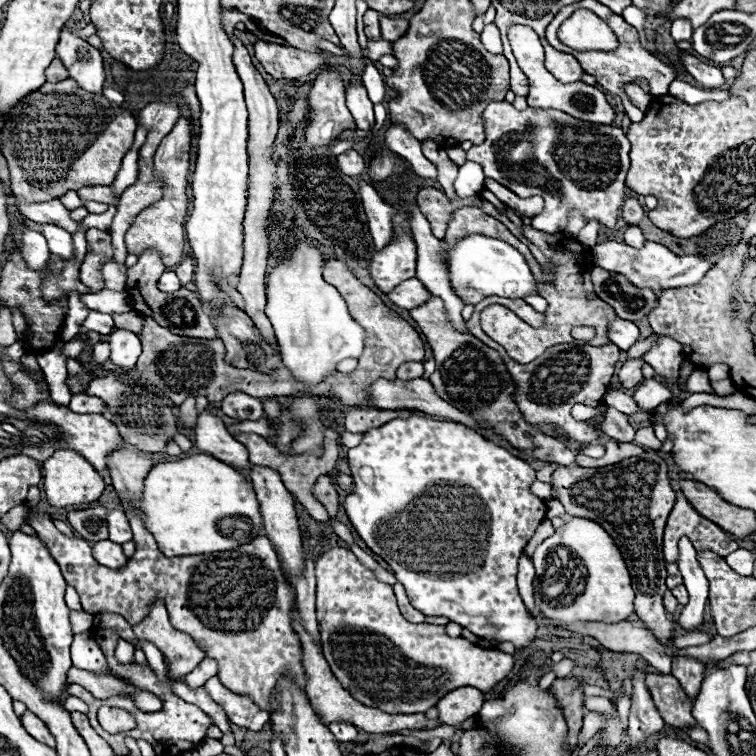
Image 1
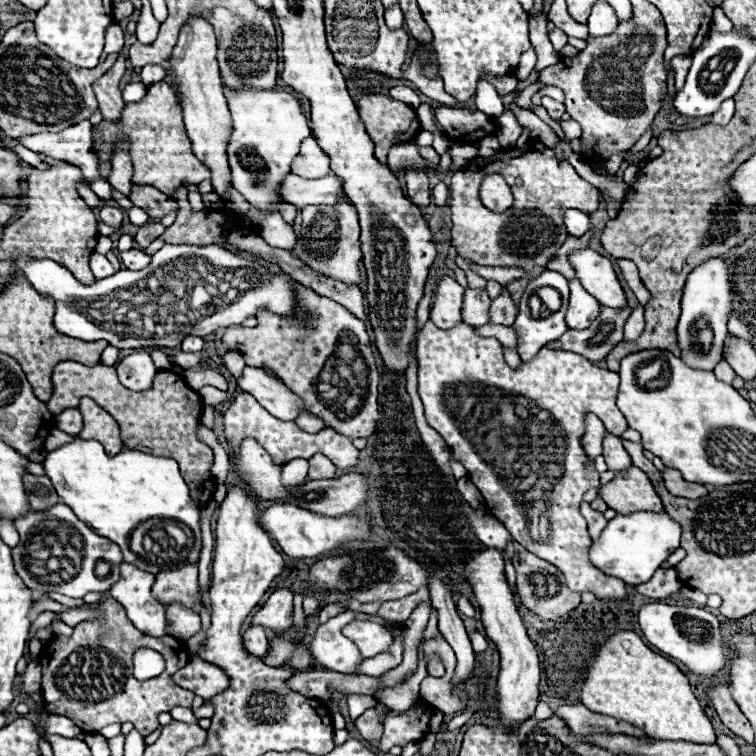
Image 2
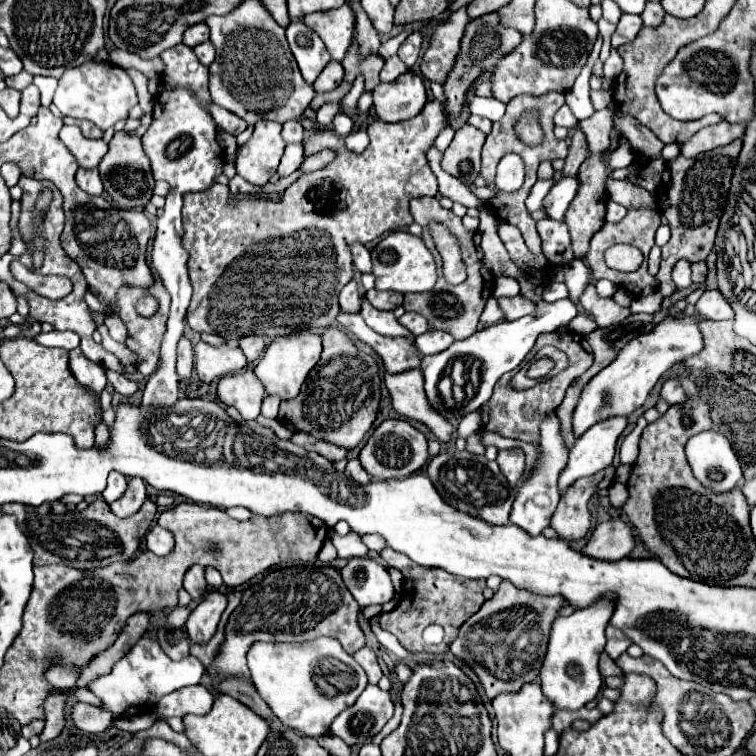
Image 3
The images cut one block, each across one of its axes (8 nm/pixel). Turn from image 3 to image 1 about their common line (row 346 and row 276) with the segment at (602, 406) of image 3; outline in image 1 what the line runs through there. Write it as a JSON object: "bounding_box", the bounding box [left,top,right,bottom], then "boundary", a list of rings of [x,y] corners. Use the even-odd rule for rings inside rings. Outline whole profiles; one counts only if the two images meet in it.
{"bounding_box":[592,240,710,292],"boundary":[[[608,240],[608,242],[596,244],[592,248],[592,256],[594,256],[596,266],[624,274],[628,278],[628,282],[632,282],[634,286],[650,288],[654,292],[666,290],[666,288],[676,288],[676,286],[688,286],[688,284],[692,286],[692,282],[700,282],[700,278],[710,268],[710,262],[700,256],[676,256],[666,246],[650,242],[650,240],[646,240],[644,248],[630,248],[626,244]]]}

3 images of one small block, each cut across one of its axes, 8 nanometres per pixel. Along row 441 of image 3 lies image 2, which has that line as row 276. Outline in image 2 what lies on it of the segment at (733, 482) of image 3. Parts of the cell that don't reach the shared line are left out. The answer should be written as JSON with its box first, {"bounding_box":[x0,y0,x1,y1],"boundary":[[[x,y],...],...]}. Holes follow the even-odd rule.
{"bounding_box":[676,256,732,370],"boundary":[[[724,256],[712,258],[706,264],[692,270],[688,276],[684,296],[682,296],[682,316],[676,326],[678,334],[678,346],[682,350],[682,360],[696,370],[714,370],[718,362],[724,360],[722,348],[724,340],[728,336],[728,314],[732,304],[732,292],[728,282],[728,268],[724,264]],[[696,346],[702,346],[702,352],[696,350]]]}

